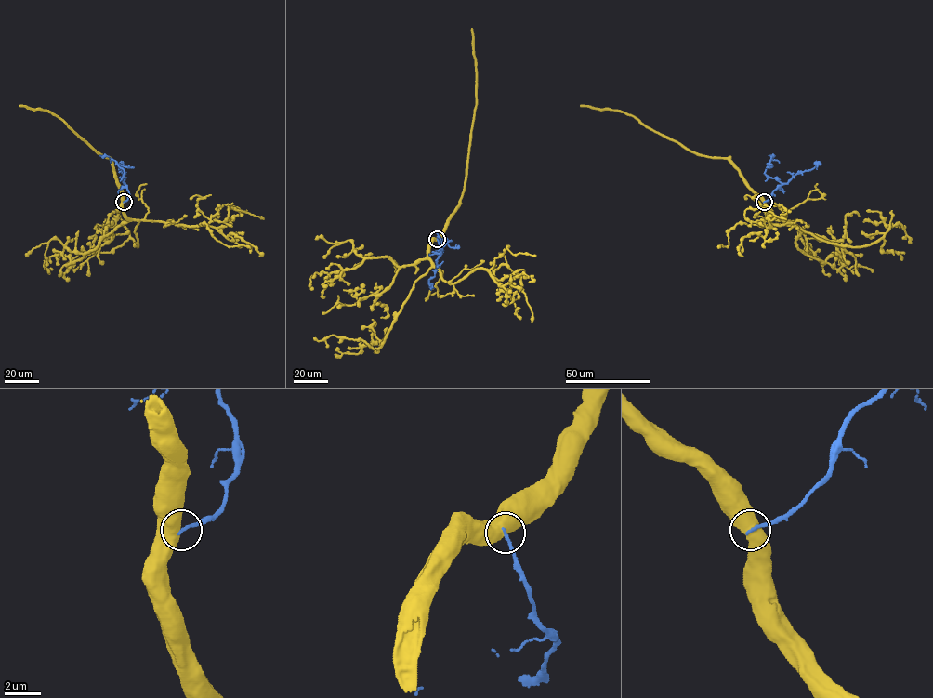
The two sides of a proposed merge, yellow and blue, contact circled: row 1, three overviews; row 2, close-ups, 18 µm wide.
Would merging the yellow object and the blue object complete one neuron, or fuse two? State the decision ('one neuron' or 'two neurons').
two neurons

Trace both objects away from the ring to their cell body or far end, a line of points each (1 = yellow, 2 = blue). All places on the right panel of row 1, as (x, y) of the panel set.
1: (764, 202), (726, 158), (699, 155), (624, 112), (580, 105)
2: (764, 202), (781, 183), (766, 174), (773, 156), (768, 155)

